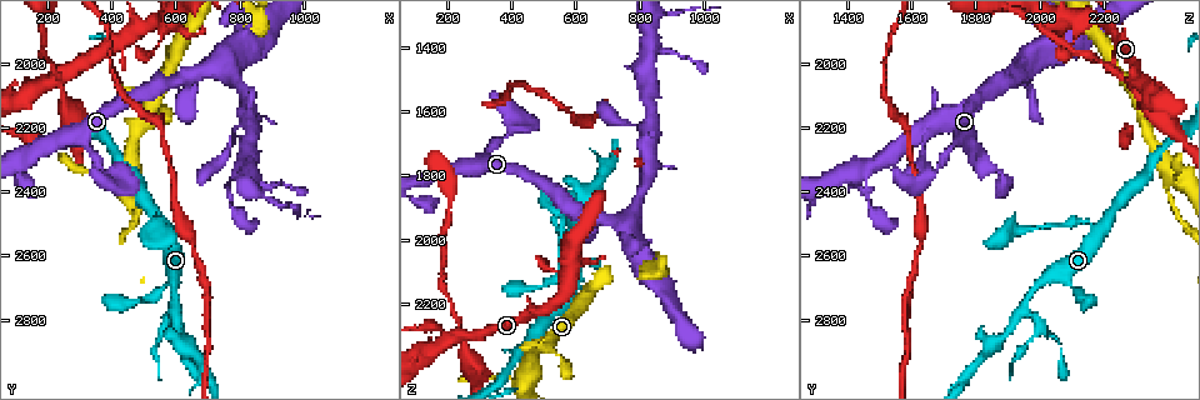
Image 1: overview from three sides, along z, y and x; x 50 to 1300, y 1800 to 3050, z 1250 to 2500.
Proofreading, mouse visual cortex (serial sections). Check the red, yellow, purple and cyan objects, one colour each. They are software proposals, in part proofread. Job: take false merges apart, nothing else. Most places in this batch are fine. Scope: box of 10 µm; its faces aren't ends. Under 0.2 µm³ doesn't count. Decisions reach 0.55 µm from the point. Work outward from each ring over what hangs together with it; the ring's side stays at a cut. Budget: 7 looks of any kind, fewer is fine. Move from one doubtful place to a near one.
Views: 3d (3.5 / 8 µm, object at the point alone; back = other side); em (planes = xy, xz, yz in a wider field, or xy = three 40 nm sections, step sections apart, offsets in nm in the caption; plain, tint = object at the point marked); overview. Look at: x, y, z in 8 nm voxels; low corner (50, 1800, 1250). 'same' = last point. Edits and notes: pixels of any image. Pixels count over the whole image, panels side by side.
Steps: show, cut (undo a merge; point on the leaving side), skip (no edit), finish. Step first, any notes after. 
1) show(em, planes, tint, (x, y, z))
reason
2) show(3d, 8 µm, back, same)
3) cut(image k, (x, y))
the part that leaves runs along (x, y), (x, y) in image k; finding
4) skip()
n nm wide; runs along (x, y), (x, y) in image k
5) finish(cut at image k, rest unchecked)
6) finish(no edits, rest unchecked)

show(3d, 3.5 µm, (230, 2040, 2300))
abrupt turn

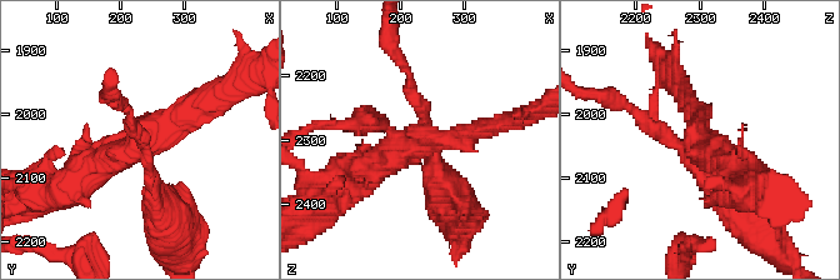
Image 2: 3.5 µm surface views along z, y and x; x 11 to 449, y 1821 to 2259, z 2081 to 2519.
show(em, planes, tint, (230, 2045, 2295))
4 arms; arms of 200, 250, 250, 400 nm; need the tissue

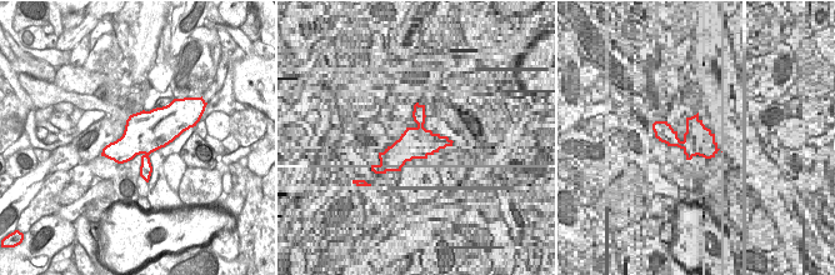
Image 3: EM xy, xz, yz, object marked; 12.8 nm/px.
cut(image 2, (435, 175))
two cells meet here

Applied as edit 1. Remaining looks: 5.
show(3d, 3.5 µm, (380, 2330, 1680))
a narrow waist

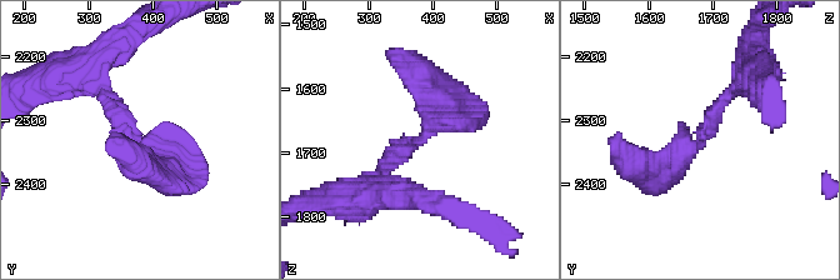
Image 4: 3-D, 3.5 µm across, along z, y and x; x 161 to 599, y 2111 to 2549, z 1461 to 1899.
show(em, xy, step 2, tint, (385, 2340, 1680))
need the tissue

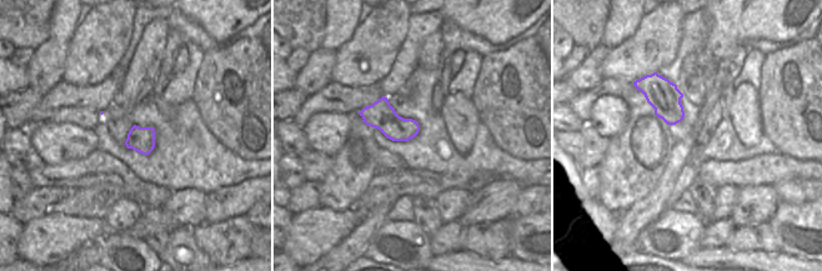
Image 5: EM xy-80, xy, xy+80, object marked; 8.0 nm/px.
show(em, xy, step 5, tint, same)

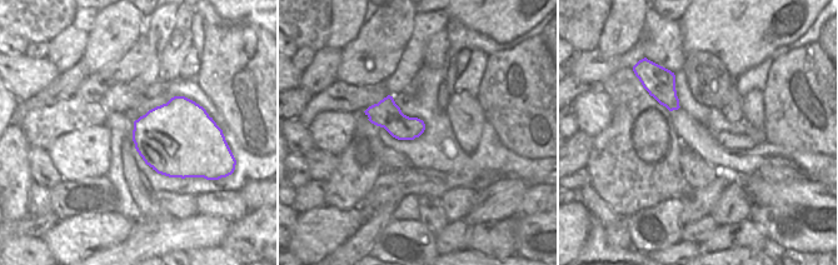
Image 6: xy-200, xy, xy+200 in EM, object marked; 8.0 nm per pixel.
skip()
runs along (736, 86), (695, 148), (634, 163) in image 4; one cell here

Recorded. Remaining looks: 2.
finish(cut at image 2, rest unchecked)

